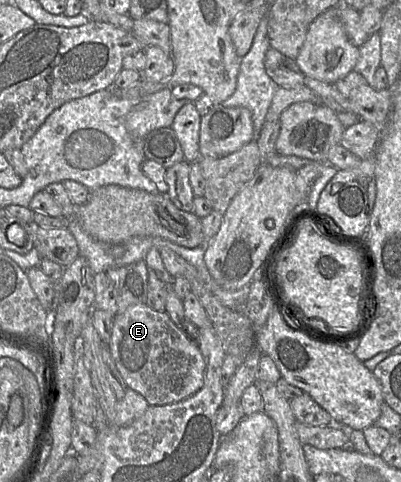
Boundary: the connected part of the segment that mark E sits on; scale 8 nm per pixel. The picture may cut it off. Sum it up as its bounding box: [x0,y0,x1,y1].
[110,303,205,405]

